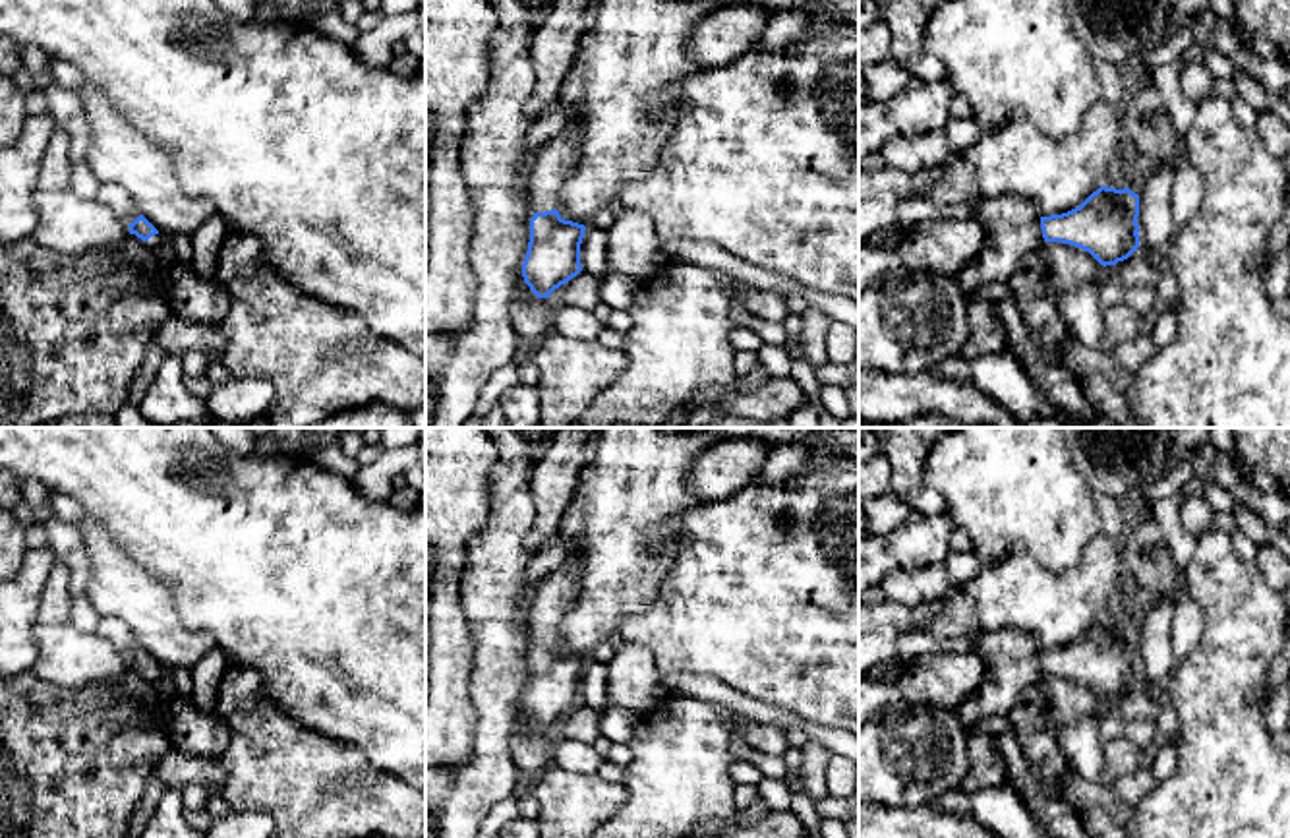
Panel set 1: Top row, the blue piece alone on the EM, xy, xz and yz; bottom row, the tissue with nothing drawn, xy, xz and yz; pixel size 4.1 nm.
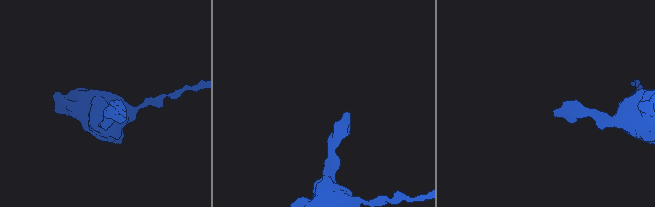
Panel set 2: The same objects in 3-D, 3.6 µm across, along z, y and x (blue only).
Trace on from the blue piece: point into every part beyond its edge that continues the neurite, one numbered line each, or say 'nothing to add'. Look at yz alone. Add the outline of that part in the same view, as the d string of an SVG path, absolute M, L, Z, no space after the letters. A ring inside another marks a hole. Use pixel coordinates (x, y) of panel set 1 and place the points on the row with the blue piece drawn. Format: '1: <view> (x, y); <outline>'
1: yz (1012, 223); M1023 197L981 199L973 219L986 226L986 242L953 279L967 294L988 283L1010 283L1017 263L1044 244L1041 213Z

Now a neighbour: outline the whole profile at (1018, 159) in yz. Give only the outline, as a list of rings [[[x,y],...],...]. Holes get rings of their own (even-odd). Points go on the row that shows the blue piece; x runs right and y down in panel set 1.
[[[1097,101],[1085,112],[1079,130],[1062,141],[1048,139],[1025,112],[1017,110],[971,147],[950,153],[944,174],[917,197],[946,205],[1017,195],[1033,201],[1041,217],[1062,215],[1079,207],[1112,178],[1122,163],[1122,143],[1122,106],[1104,101]]]

